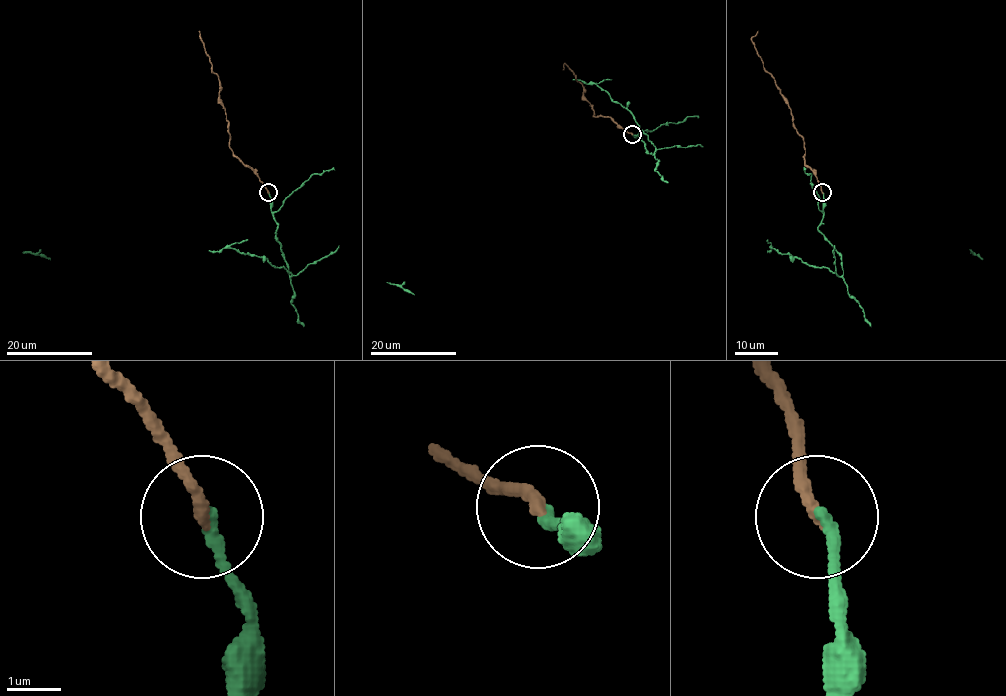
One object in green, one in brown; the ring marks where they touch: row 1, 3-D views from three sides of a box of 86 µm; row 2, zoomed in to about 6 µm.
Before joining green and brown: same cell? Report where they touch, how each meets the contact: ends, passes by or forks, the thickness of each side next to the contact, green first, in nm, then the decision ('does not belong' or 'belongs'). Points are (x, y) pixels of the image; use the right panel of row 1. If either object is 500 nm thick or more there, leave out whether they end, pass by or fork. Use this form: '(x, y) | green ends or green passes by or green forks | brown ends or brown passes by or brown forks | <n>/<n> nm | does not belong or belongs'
(822, 192) | green ends | brown ends | 240/240 nm | belongs

